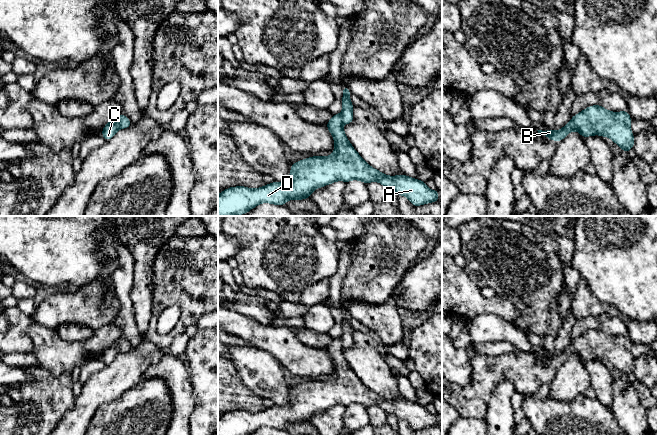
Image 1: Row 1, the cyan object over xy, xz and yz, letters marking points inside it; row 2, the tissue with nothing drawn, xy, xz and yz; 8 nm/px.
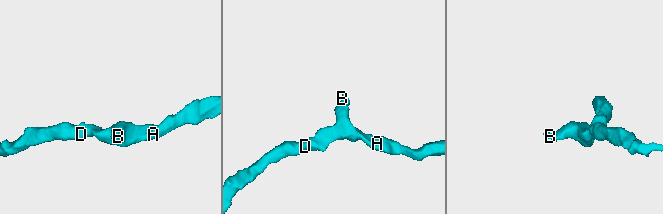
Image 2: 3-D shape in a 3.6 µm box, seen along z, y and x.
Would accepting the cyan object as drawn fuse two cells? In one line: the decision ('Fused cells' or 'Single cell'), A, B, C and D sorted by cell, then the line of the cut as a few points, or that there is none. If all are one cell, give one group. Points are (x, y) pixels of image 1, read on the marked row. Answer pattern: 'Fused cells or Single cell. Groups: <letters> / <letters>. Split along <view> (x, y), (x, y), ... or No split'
Single cell. Groups: A B C D. No split

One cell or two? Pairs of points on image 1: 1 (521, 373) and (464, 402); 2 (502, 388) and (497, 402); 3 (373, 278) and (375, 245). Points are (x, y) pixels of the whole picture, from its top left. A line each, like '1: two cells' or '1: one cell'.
1: one cell
2: one cell
3: one cell

